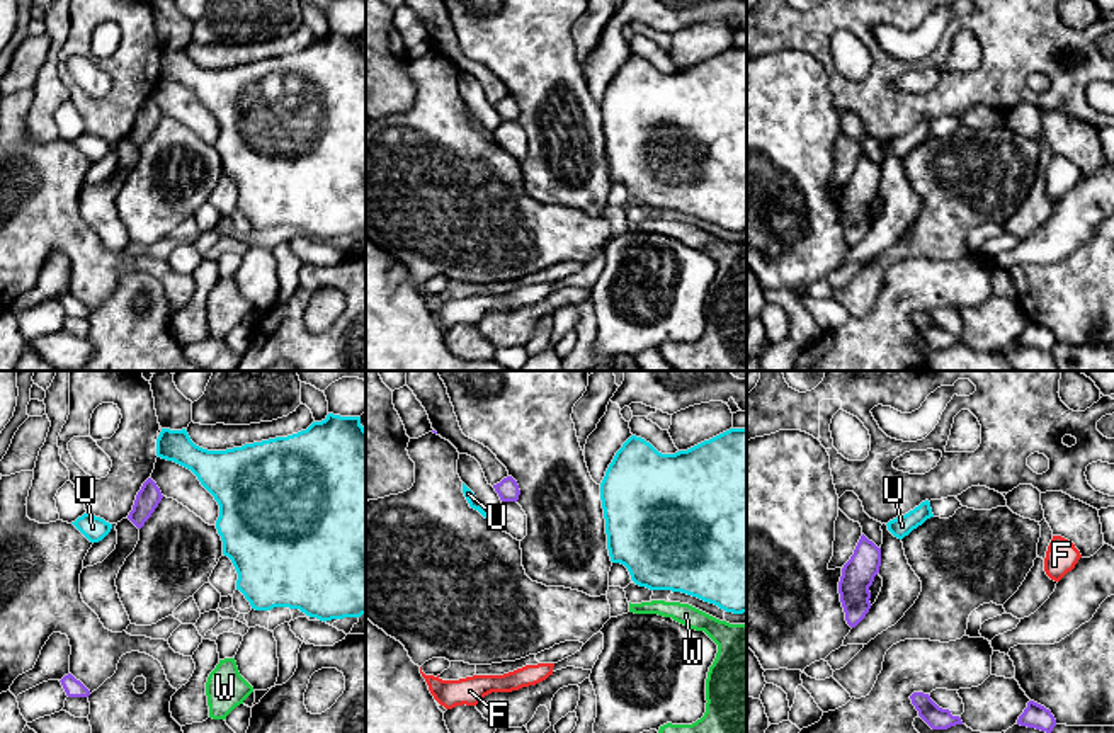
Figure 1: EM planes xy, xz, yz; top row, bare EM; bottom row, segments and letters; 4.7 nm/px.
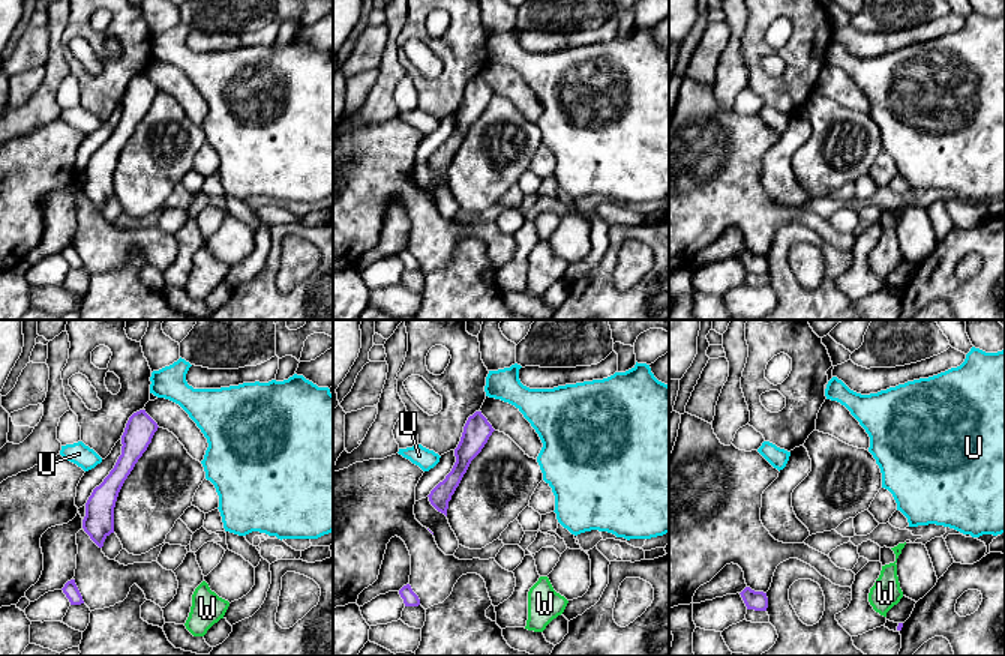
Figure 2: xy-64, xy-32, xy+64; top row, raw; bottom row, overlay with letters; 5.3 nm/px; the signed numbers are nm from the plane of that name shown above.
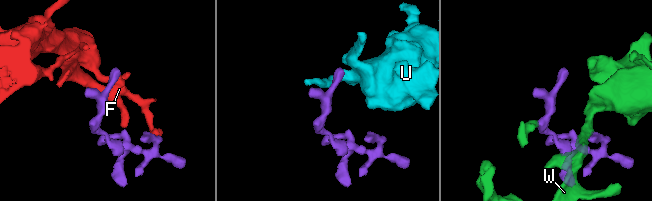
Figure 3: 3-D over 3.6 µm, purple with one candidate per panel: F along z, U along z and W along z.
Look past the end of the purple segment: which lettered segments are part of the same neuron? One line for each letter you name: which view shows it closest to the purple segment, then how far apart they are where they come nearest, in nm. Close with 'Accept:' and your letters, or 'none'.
F: Closest in yz. Distance 600 nm
Accept: F

